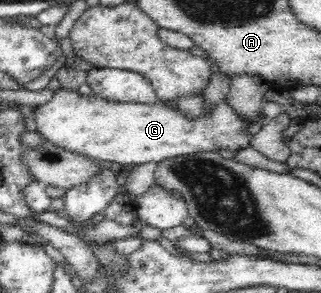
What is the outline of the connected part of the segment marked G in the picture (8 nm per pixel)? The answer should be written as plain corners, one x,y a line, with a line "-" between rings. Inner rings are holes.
58,89
46,104
33,109
32,128
44,140
51,144
69,150
70,152
101,161
104,164
141,165
159,163
177,156
195,155
199,152
215,152
219,146
239,152
249,147
249,136
245,134
247,124
239,118
239,113
228,103
226,98
211,106
211,112
203,114
197,120
187,120
177,108
161,102
161,104
139,104
138,102
117,102
103,99
99,96
85,97
77,91

